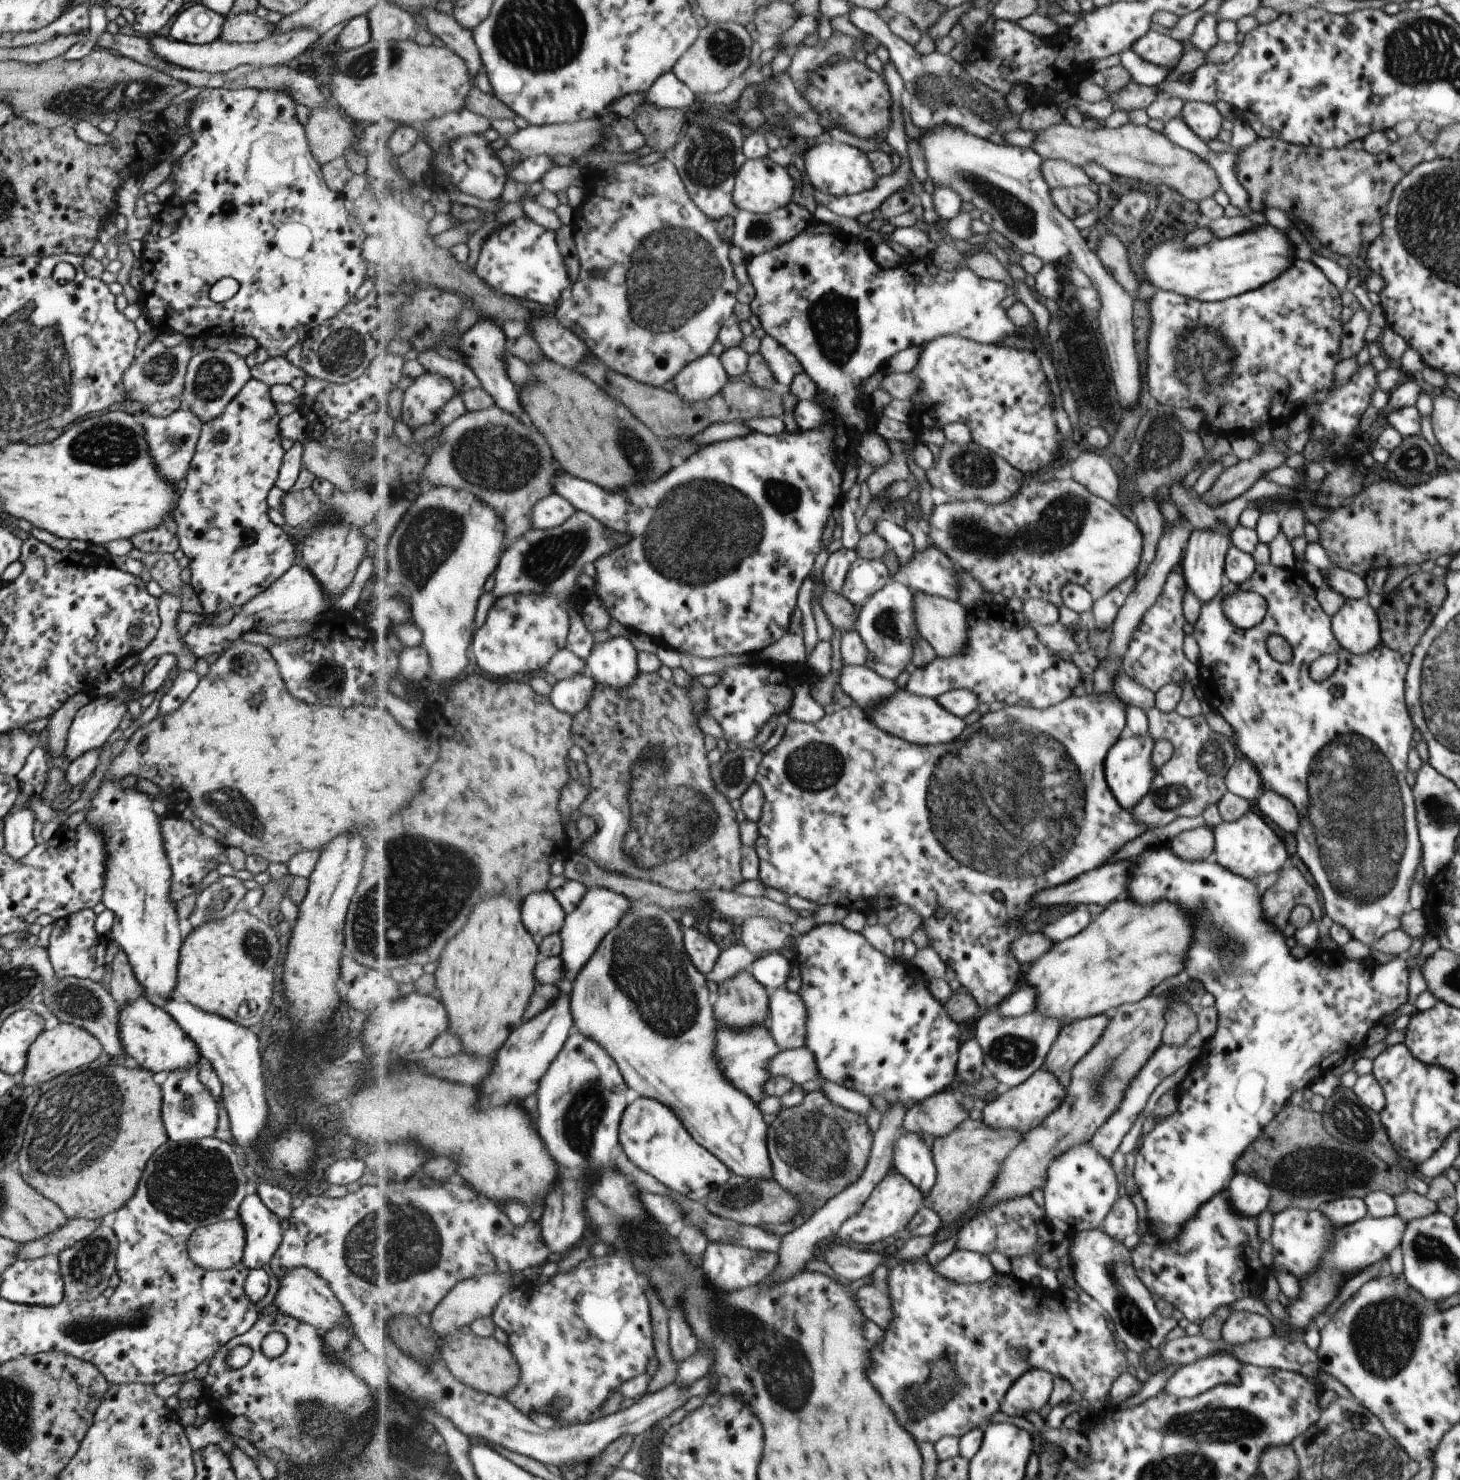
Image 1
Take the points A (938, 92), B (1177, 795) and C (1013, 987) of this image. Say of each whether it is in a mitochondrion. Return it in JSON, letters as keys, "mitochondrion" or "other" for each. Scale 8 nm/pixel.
{"A":"mitochondrion","B":"mitochondrion","C":"other"}

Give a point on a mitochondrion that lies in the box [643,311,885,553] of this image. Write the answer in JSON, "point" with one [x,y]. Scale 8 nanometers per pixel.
{"point":[784,498]}

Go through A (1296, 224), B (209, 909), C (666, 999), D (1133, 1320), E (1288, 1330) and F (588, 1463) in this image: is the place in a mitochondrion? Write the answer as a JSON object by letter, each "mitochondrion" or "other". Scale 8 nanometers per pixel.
{"A":"other","B":"mitochondrion","C":"mitochondrion","D":"mitochondrion","E":"other","F":"other"}

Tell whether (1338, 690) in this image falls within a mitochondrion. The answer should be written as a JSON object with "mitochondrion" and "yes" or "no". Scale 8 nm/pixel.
{"mitochondrion":"no"}

